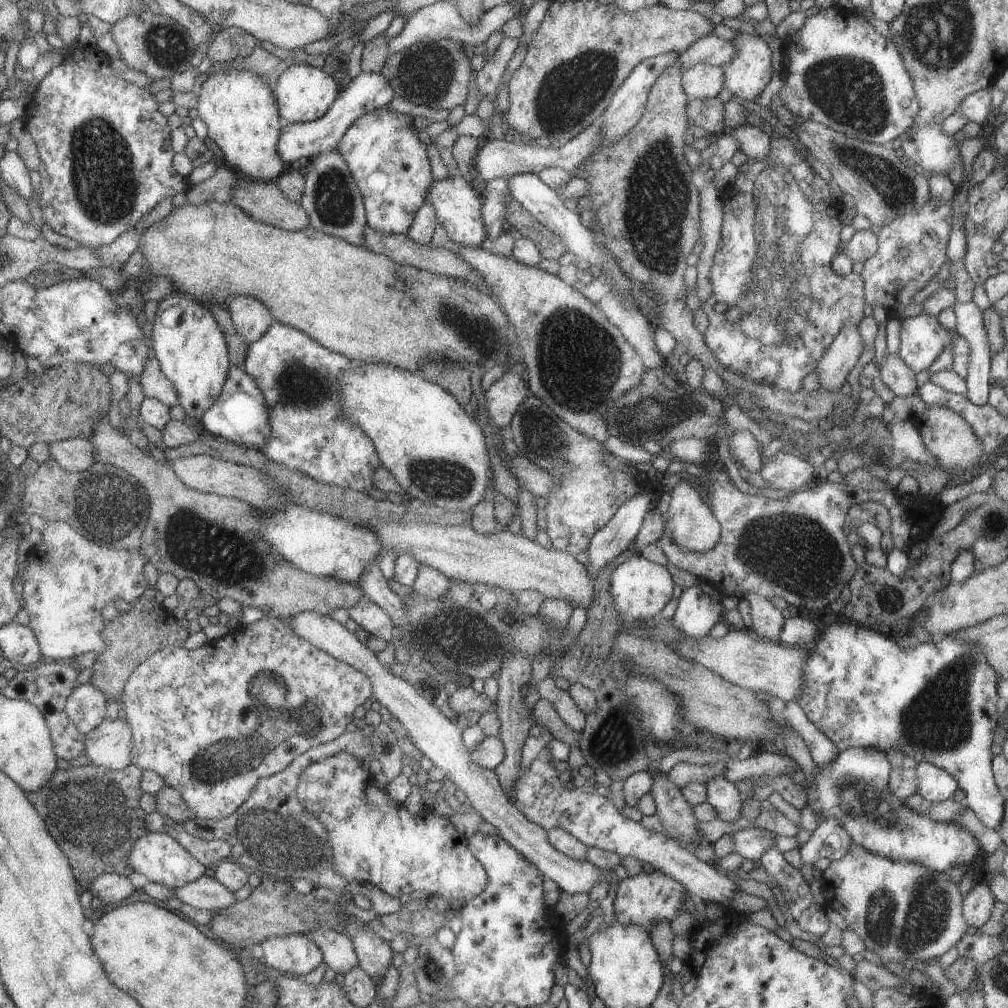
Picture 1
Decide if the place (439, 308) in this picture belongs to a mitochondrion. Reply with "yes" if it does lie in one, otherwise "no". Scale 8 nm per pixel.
yes

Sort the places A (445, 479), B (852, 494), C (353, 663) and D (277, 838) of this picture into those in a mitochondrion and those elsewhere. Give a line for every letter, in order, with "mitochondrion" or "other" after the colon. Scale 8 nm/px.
A: mitochondrion
B: other
C: other
D: mitochondrion

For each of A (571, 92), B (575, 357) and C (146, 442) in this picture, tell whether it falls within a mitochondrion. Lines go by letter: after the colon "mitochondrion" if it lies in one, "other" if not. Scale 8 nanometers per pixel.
A: mitochondrion
B: mitochondrion
C: other

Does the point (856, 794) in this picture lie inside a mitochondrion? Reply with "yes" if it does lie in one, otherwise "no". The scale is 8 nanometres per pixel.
yes

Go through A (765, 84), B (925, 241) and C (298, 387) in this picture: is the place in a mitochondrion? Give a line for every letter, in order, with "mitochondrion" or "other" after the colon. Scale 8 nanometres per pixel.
A: other
B: other
C: mitochondrion

